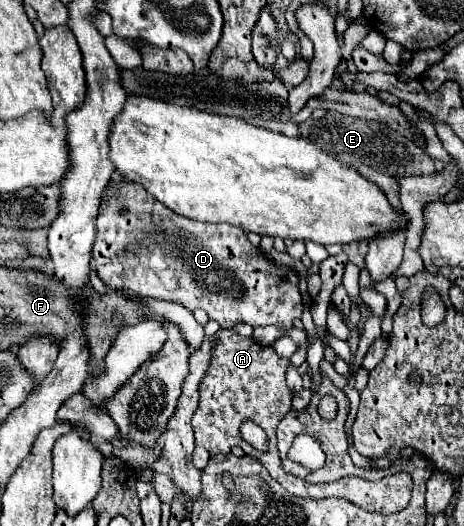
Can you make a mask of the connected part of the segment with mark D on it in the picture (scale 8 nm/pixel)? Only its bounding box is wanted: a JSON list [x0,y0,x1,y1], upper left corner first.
[92,183,304,331]

